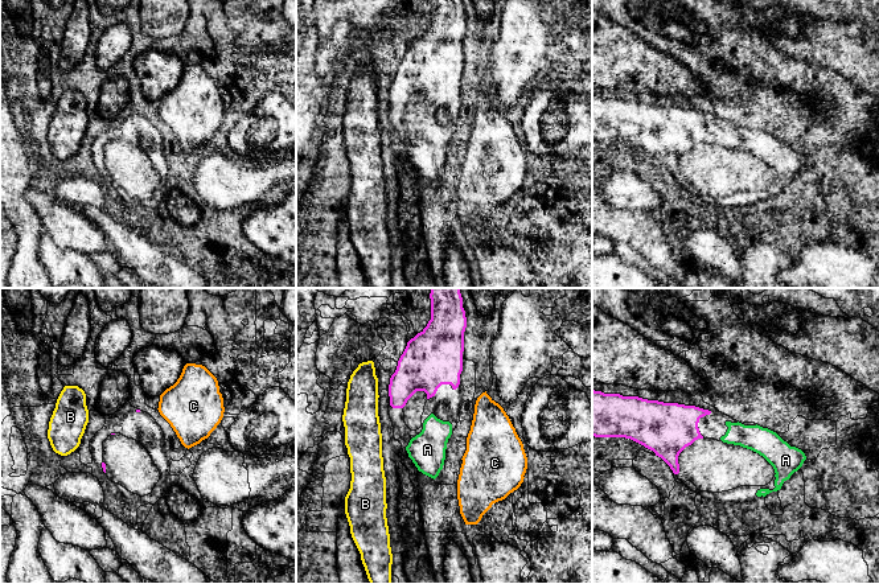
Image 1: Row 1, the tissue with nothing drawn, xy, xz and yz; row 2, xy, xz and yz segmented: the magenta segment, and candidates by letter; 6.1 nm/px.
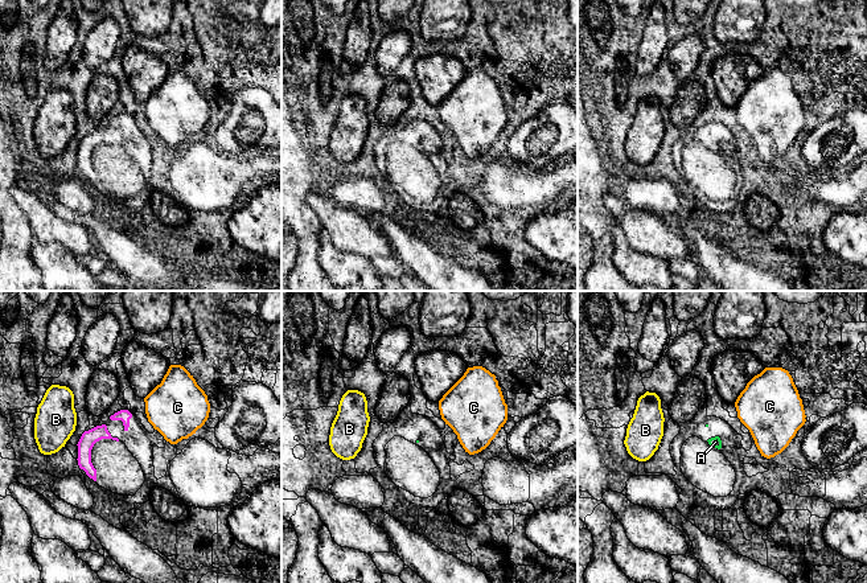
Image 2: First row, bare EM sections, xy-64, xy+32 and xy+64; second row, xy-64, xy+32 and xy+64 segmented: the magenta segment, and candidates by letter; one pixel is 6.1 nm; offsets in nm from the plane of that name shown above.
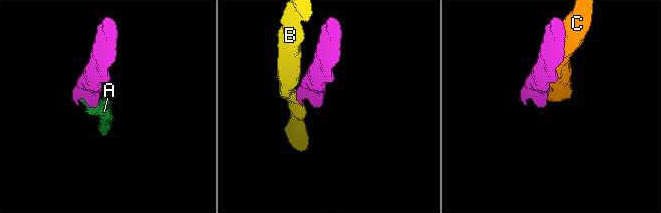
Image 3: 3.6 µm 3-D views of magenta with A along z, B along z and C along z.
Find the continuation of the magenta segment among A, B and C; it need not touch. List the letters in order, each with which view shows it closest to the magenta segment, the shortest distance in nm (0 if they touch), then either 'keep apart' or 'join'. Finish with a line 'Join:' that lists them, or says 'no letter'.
A: view xz; gap 100 nm; join
B: view xz; gap 60 nm; keep apart
C: view xy; gap 110 nm; keep apart
Join: A

